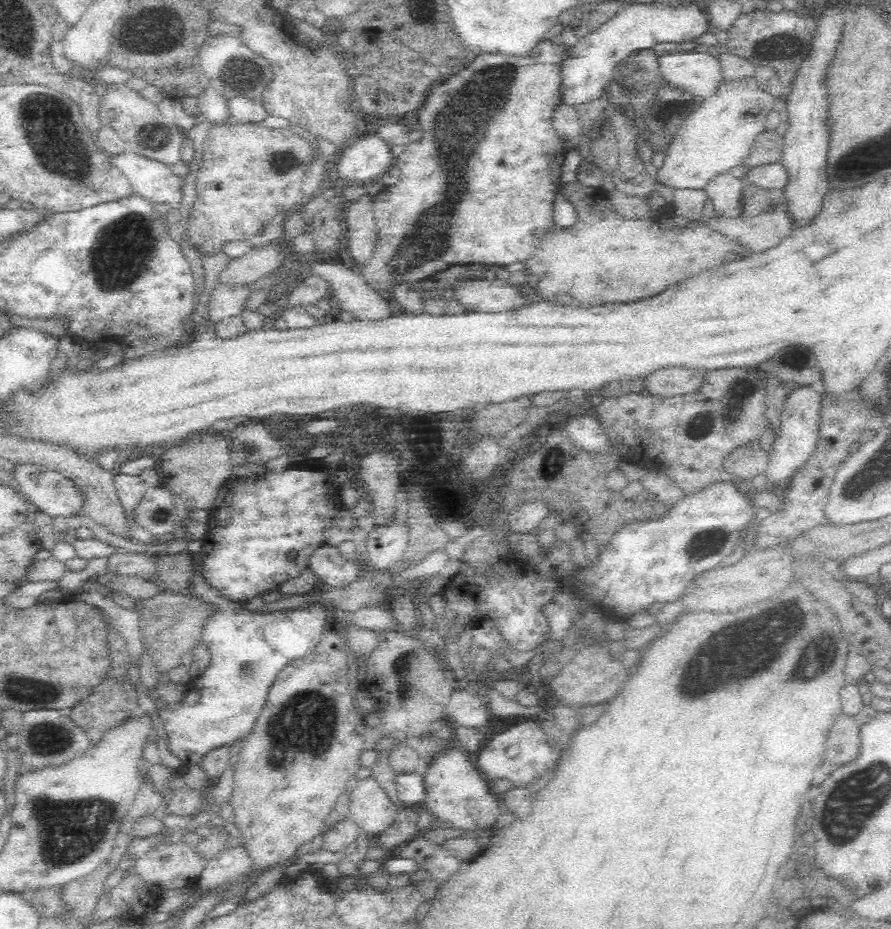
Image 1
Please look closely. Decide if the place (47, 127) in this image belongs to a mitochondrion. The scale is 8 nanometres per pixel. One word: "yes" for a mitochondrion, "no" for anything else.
yes

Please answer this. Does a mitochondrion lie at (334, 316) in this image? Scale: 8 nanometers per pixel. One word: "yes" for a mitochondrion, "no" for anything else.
no

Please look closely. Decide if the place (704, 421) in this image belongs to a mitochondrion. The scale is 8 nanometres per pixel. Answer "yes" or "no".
yes

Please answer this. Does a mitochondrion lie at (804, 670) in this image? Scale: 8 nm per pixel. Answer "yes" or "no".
yes

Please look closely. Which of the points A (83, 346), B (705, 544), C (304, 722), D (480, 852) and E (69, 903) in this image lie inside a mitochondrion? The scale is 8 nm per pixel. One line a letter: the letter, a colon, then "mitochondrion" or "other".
A: other
B: mitochondrion
C: mitochondrion
D: other
E: other

